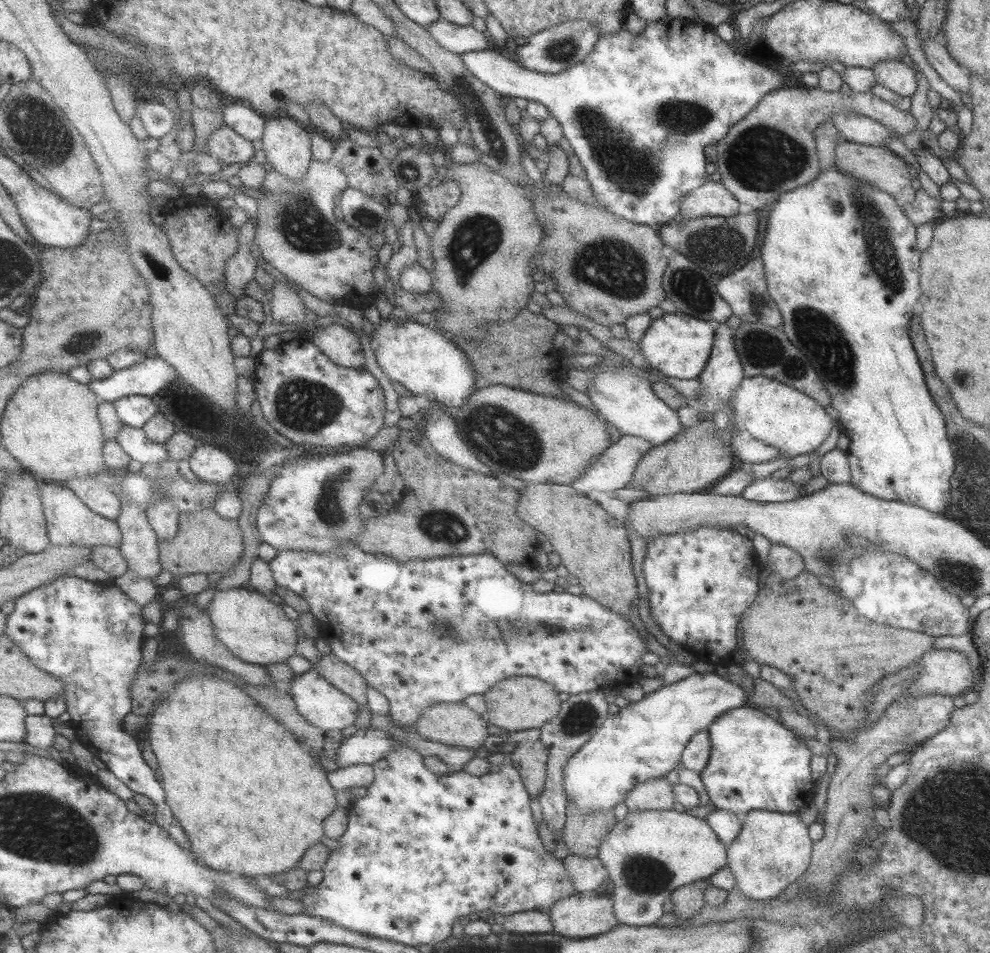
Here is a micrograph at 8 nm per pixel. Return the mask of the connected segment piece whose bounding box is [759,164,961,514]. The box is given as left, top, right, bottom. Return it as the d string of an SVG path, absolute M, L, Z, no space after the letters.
M831 164L823 172L819 172L815 180L780 194L771 205L766 226L761 250L759 250L760 259L764 266L766 287L769 296L775 301L781 313L781 329L789 342L803 353L803 356L815 369L819 380L823 382L823 386L830 396L829 405L838 412L837 421L841 425L841 432L849 440L845 453L850 468L851 484L865 494L883 500L919 506L929 512L935 512L935 514L941 514L945 508L947 510L960 510L958 503L961 493L957 489L949 488L949 478L951 478L951 475L955 475L955 461L949 441L945 436L945 421L939 407L929 394L922 368L908 335L909 320L913 316L913 304L919 298L920 251L915 245L916 226L905 216L902 207L890 194L873 188L873 186L861 182L861 180L851 178L849 174L845 174L835 167L835 164Z

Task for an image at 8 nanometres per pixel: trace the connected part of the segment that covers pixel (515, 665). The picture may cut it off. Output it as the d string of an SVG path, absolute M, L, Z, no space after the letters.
M352 541L341 542L341 547L333 553L319 554L302 551L279 551L275 560L270 562L271 569L279 587L283 587L302 597L310 605L310 612L317 618L322 634L330 633L331 651L343 663L353 666L366 678L368 686L375 687L381 694L390 698L390 716L398 726L415 726L420 714L434 704L463 702L472 694L483 694L496 682L511 677L533 677L551 685L558 693L569 695L601 690L604 687L619 688L633 685L641 675L640 657L648 652L647 644L640 636L635 635L627 617L621 617L607 607L597 604L589 596L569 594L569 592L535 592L530 584L519 582L497 558L491 554L477 556L453 556L445 558L429 558L429 560L413 560L399 563L395 558L385 554L370 554L361 550Z

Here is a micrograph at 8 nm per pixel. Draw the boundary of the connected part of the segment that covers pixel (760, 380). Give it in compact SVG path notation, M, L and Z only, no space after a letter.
M761 375L744 376L733 390L729 406L735 416L742 419L744 432L778 448L780 456L788 458L815 450L829 436L833 426L831 416L827 414L824 406L792 386Z

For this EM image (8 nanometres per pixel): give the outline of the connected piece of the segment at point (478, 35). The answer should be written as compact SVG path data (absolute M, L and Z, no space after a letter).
M439 18L426 29L441 48L459 56L470 51L481 51L489 46L487 33L479 32L471 25L459 26Z

